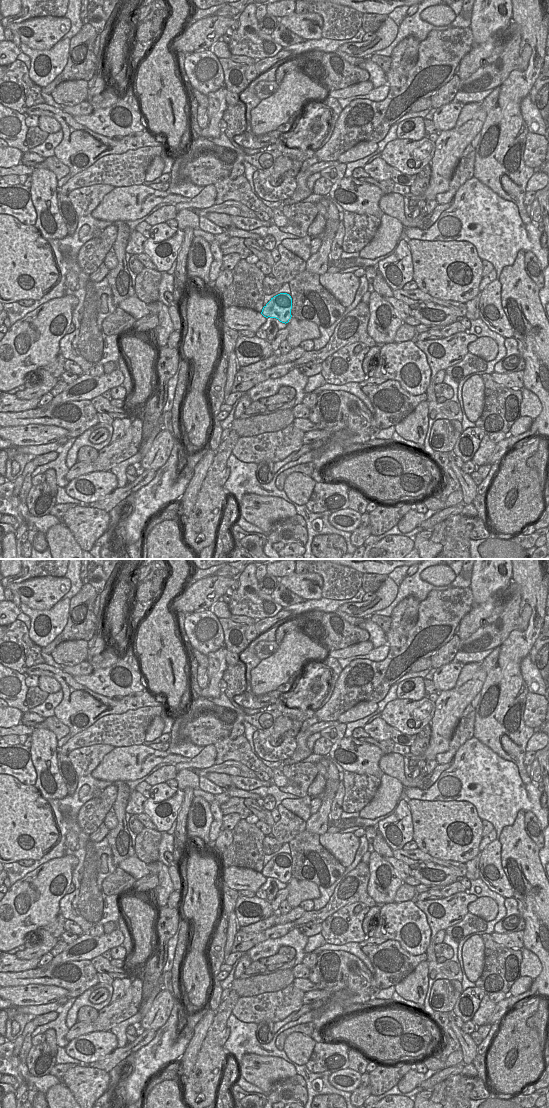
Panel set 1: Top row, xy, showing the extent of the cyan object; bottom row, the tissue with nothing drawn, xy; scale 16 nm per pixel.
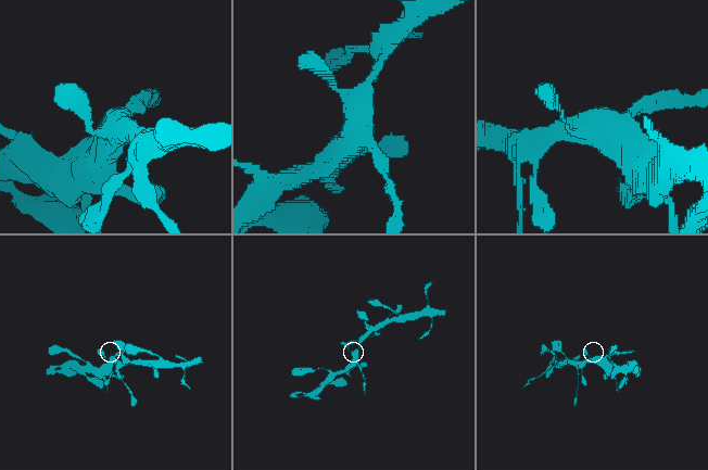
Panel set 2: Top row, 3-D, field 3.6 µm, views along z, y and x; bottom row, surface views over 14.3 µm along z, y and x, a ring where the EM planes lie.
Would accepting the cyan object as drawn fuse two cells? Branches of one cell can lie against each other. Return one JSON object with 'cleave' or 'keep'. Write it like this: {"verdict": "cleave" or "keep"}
{"verdict": "keep"}

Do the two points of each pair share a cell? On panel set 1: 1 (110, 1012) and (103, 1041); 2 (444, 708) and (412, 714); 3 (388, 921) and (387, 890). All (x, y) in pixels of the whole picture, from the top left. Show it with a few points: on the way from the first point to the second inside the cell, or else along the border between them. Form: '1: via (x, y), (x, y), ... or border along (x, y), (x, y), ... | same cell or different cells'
1: border along (109, 1030), (93, 1031), (83, 1035) | different cells
2: border along (435, 702), (434, 715), (429, 723) | different cells
3: border along (393, 901), (386, 904) | different cells

